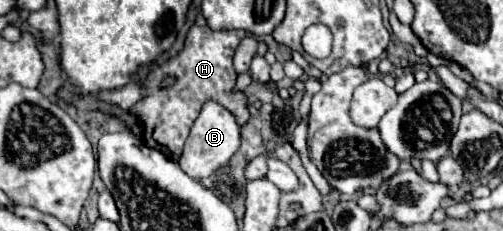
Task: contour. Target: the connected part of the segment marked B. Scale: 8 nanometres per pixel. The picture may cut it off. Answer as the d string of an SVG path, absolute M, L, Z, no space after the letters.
M209 100L203 104L201 114L191 128L183 154L179 156L177 162L191 178L201 180L201 178L207 178L211 172L215 172L219 166L227 164L227 160L237 152L237 148L239 148L239 124L235 116L219 102Z

